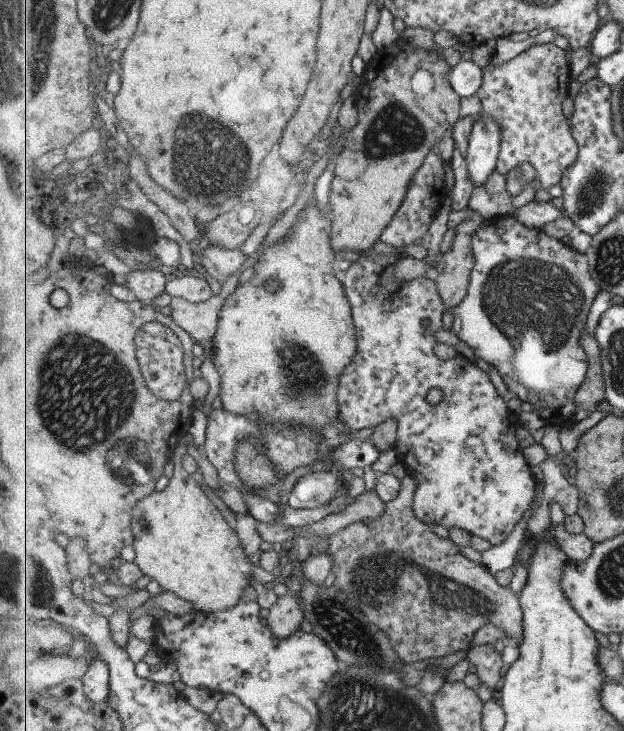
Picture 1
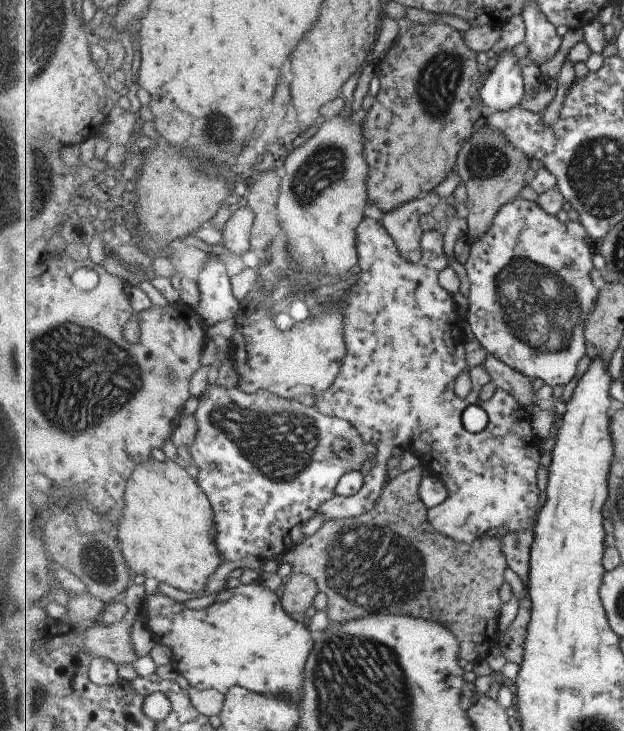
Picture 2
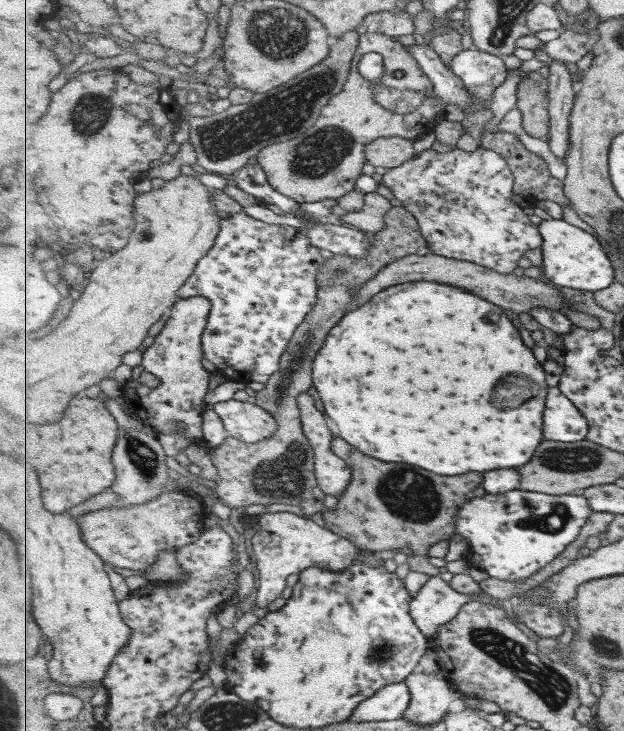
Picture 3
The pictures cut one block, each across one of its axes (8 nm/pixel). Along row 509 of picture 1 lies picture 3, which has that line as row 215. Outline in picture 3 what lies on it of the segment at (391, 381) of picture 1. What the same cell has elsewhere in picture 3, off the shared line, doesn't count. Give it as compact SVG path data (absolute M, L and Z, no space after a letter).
M483 146L472 152L456 147L451 152L430 148L401 166L388 169L382 180L401 206L414 214L434 256L473 262L503 274L513 274L519 268L519 260L525 256L525 252L543 246L540 226L533 224L525 210L513 200L513 173L501 153Z

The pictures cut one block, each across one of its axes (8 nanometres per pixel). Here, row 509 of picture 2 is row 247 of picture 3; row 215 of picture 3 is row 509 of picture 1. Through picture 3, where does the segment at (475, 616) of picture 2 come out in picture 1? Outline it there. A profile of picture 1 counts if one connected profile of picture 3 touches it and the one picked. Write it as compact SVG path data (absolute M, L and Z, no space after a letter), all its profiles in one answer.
M408 475L402 479L399 495L386 504L382 518L360 521L342 529L328 539L328 549L323 554L333 555L336 564L337 586L349 594L349 600L365 612L394 644L393 649L405 663L426 663L432 657L445 657L461 649L471 648L471 638L484 625L493 624L504 631L512 644L524 642L524 611L521 595L511 588L501 586L493 571L485 565L475 564L465 558L457 544L439 538L426 523L414 514L416 480Z

